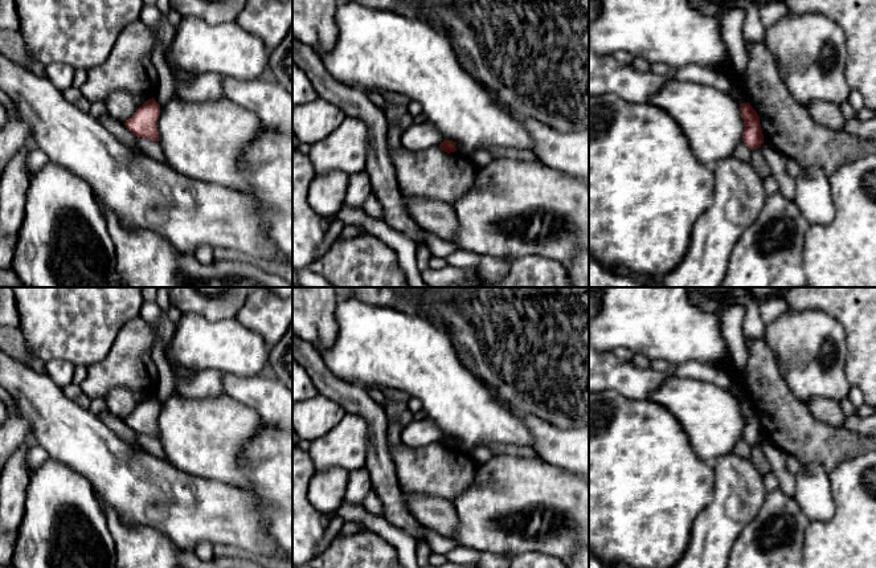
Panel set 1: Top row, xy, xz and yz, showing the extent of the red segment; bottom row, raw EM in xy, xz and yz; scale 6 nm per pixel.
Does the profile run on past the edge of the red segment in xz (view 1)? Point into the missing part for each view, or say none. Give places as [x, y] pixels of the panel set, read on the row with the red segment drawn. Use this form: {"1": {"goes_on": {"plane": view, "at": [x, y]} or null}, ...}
{"1": {"goes_on": null}}

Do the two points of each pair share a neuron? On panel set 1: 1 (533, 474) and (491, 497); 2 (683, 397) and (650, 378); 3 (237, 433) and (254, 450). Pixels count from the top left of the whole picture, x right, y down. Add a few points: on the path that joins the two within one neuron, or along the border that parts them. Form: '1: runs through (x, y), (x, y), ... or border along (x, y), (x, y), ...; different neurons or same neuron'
1: runs through (523, 485), (511, 497), (502, 497); same neuron
2: border along (675, 375), (671, 375), (646, 399); different neurons
3: border along (265, 424), (242, 449), (242, 462), (246, 474); different neurons

